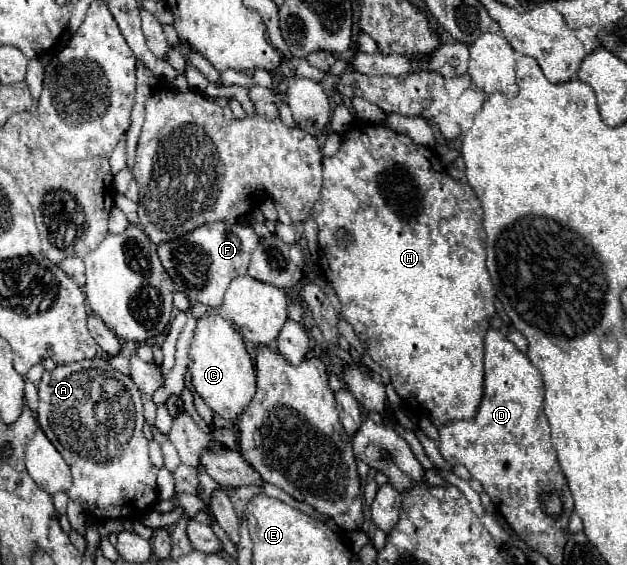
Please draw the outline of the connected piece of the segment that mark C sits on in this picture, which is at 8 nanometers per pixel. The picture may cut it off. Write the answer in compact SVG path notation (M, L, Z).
M217 313L197 319L193 341L189 345L189 373L195 391L219 417L237 419L255 395L255 369L251 355L245 349L243 337Z

